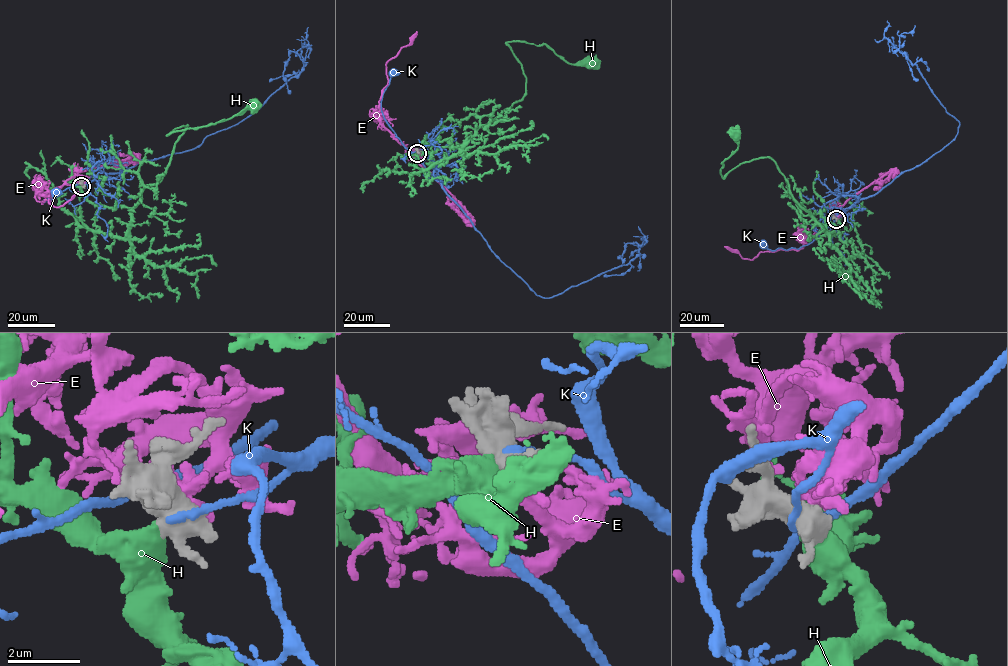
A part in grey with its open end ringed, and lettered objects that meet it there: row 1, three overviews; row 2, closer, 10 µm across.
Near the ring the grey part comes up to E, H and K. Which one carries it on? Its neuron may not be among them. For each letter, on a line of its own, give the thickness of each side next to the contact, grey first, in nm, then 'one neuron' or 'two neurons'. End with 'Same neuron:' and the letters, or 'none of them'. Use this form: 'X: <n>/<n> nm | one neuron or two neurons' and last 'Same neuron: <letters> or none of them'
E: 480/360 nm | two neurons
H: 440/650 nm | one neuron
K: 650/240 nm | two neurons
Same neuron: H

